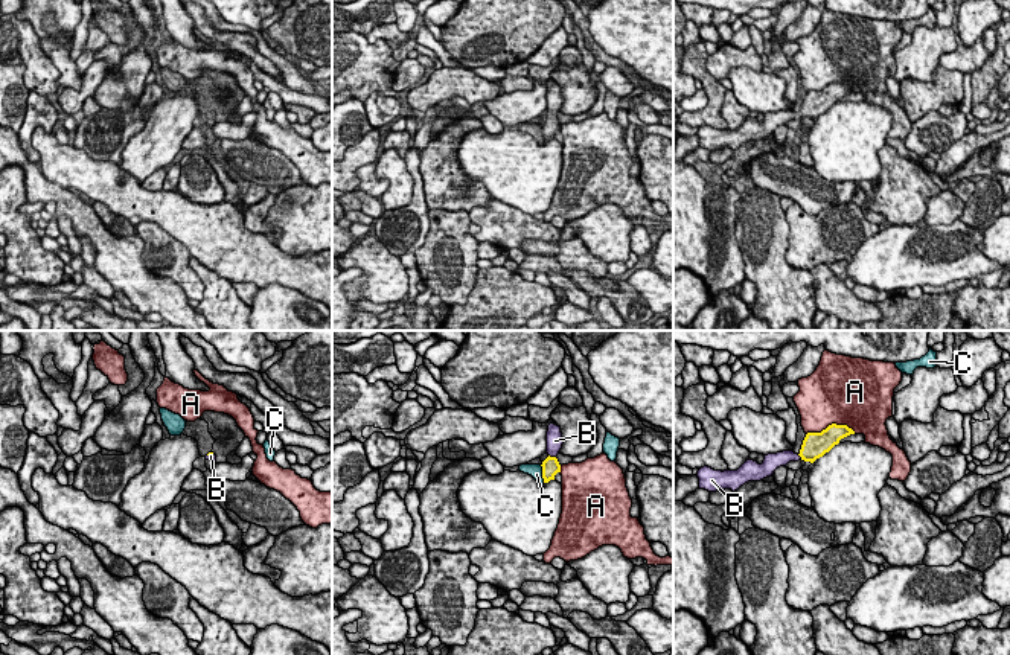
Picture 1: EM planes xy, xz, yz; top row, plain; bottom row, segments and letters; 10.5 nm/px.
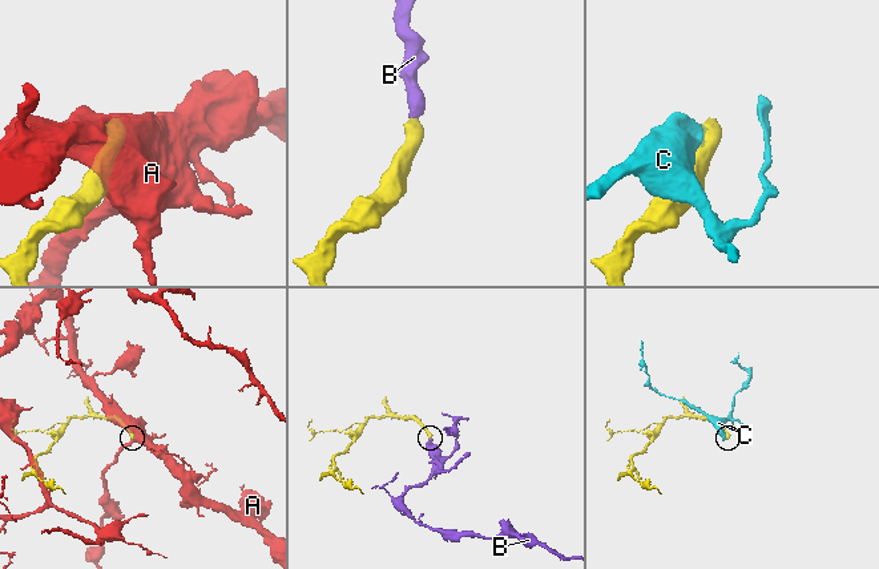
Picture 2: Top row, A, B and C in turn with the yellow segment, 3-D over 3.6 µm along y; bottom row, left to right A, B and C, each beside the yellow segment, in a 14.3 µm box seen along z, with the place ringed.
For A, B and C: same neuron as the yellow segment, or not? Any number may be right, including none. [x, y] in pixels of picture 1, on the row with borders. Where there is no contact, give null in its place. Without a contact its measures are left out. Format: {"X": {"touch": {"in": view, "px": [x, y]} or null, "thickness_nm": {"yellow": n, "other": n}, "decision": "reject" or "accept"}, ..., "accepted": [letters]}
{"A": {"touch": {"in": "yz", "px": [832, 424]}, "thickness_nm": {"yellow": 240, "other": 500}, "decision": "reject"}, "B": {"touch": {"in": "xz", "px": [552, 457]}, "thickness_nm": {"yellow": 190, "other": 170}, "decision": "accept"}, "C": {"touch": {"in": "xz", "px": [543, 474]}, "thickness_nm": {"yellow": 190, "other": 140}, "decision": "reject"}, "accepted": ["B"]}

